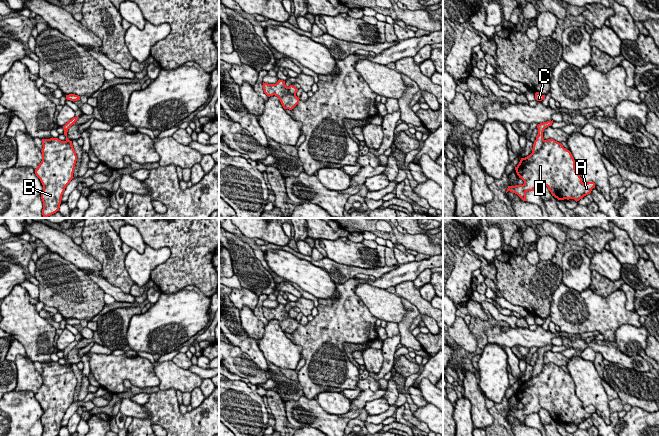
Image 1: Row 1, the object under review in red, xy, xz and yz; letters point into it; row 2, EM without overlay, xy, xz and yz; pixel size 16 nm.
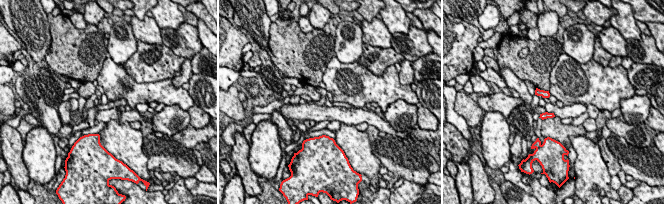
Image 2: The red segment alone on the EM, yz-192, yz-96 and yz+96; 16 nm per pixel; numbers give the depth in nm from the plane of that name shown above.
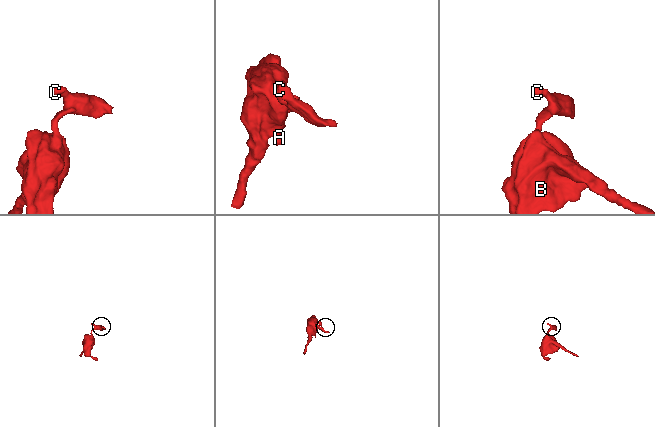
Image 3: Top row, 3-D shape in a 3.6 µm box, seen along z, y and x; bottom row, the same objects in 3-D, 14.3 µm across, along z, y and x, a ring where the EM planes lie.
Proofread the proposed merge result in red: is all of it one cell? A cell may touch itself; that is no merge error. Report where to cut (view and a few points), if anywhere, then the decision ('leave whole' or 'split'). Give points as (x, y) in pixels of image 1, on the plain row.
cut in yz along (544, 364), (542, 369), (532, 377); split

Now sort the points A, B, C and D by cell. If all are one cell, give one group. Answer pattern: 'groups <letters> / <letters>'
groups A B D / C

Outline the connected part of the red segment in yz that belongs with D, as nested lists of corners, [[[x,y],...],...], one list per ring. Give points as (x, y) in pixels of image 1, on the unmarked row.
[[[554,363],[544,364],[537,376],[521,382],[515,394],[524,408],[508,410],[506,417],[515,417],[523,425],[527,425],[528,415],[539,413],[541,409],[547,410],[558,424],[574,423],[576,426],[595,412],[594,406],[582,406],[571,376]]]

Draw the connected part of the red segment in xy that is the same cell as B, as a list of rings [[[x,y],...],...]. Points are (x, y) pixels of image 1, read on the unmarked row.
[[[58,362],[42,363],[42,369],[42,385],[35,393],[43,409],[42,436],[57,436],[65,412],[74,402],[77,379],[72,367]]]

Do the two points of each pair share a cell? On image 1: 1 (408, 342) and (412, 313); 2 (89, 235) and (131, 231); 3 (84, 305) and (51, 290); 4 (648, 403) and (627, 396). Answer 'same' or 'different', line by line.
1: same
2: different
3: same
4: same

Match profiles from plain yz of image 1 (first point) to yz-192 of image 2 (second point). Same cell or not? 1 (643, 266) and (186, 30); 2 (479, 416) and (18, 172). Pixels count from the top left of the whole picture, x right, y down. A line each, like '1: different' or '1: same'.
1: same
2: same

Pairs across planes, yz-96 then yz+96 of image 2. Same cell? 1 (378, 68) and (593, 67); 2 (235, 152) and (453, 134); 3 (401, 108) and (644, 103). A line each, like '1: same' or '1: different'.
1: different
2: different
3: same

